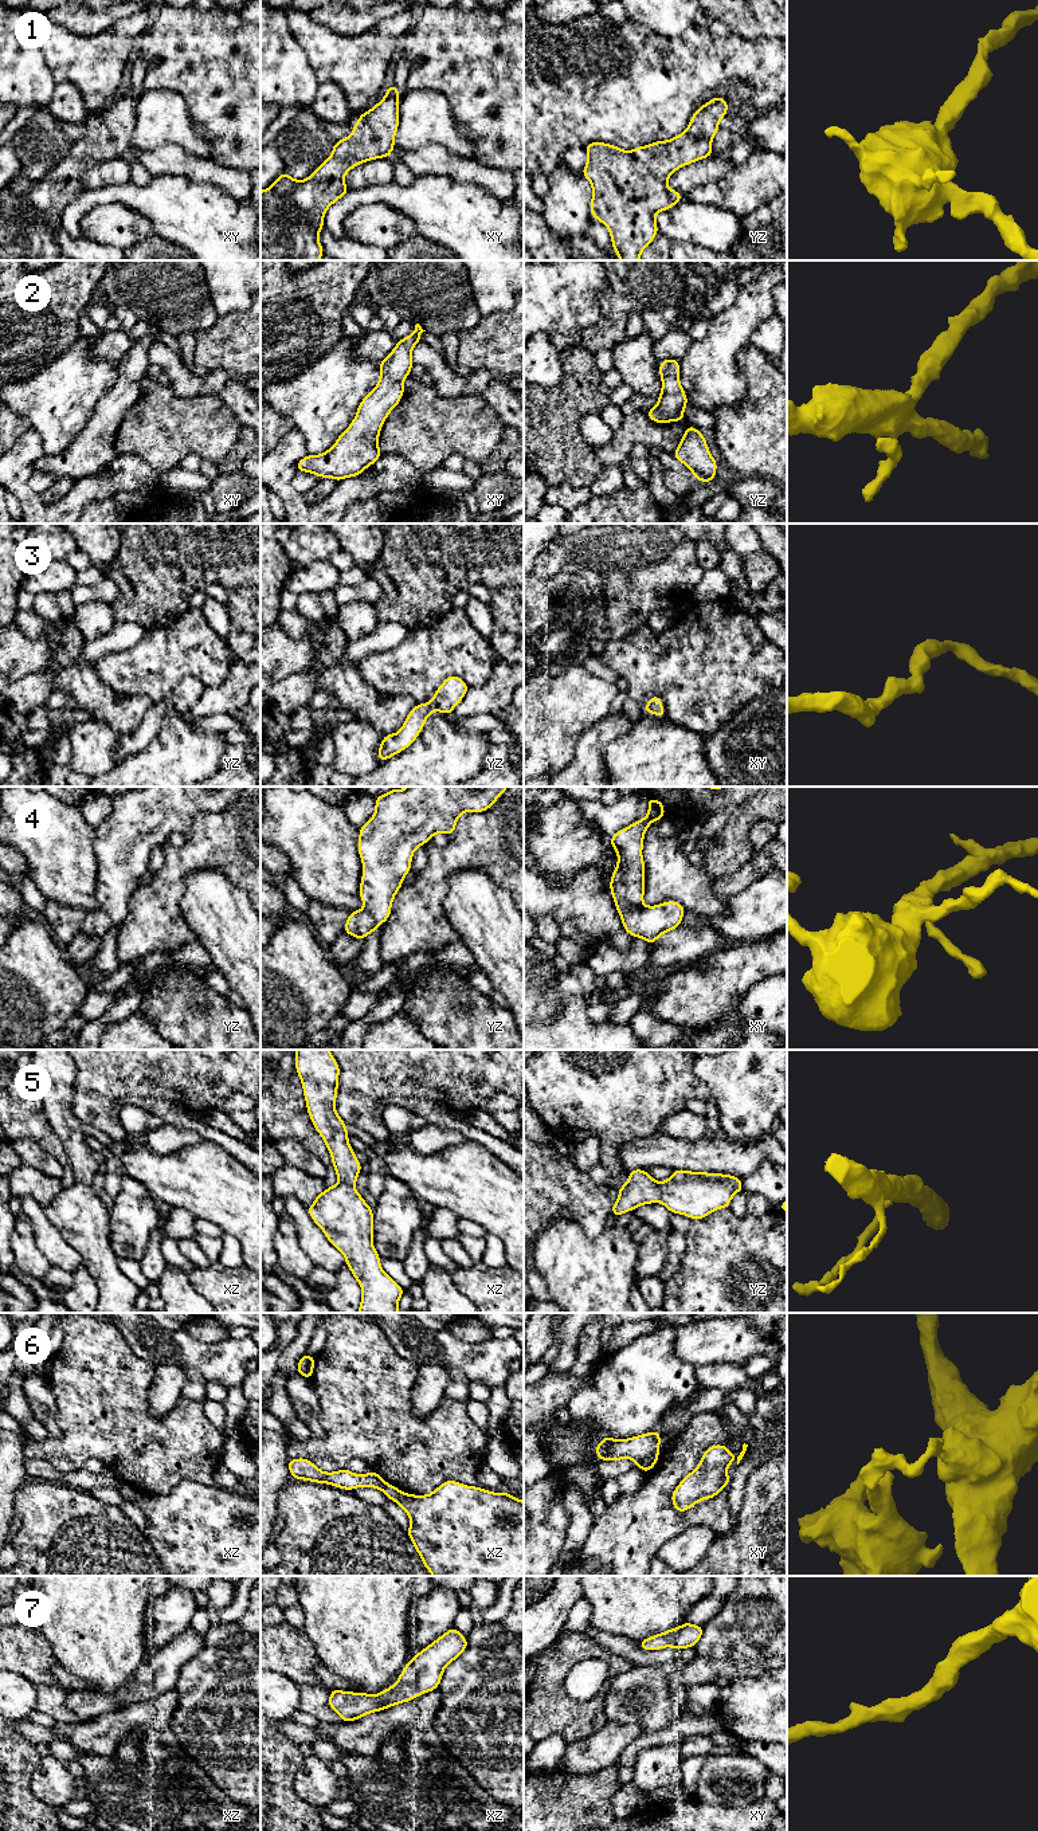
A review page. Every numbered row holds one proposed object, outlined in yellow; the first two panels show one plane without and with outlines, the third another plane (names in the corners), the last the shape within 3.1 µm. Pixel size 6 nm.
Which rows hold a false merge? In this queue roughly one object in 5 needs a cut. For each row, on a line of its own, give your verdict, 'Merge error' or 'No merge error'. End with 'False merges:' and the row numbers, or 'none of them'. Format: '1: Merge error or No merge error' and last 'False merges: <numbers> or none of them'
1: No merge error
2: No merge error
3: No merge error
4: No merge error
5: No merge error
6: Merge error
7: No merge error
False merges: 6

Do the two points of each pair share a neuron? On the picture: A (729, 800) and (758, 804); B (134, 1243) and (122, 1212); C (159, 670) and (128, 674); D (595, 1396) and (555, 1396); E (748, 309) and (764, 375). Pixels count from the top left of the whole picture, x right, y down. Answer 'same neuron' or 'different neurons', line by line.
A: different neurons
B: same neuron
C: same neuron
D: different neurons
E: different neurons

